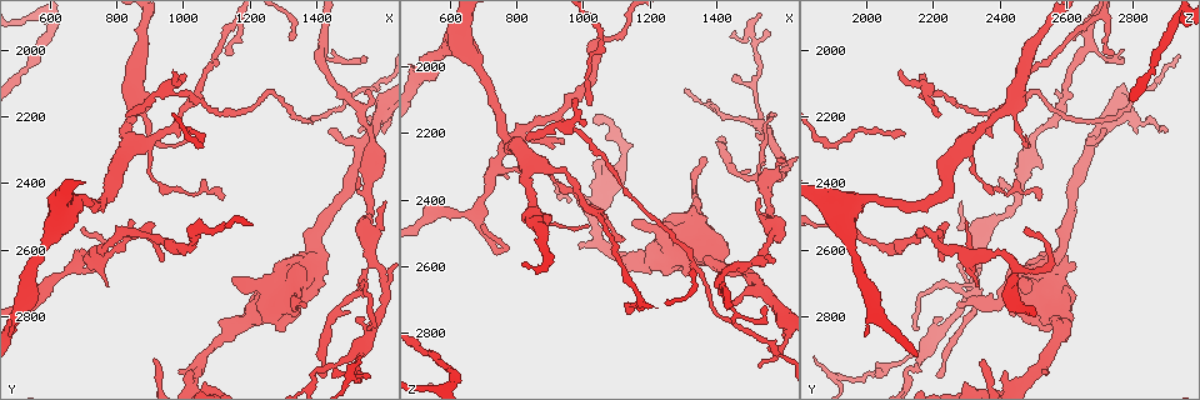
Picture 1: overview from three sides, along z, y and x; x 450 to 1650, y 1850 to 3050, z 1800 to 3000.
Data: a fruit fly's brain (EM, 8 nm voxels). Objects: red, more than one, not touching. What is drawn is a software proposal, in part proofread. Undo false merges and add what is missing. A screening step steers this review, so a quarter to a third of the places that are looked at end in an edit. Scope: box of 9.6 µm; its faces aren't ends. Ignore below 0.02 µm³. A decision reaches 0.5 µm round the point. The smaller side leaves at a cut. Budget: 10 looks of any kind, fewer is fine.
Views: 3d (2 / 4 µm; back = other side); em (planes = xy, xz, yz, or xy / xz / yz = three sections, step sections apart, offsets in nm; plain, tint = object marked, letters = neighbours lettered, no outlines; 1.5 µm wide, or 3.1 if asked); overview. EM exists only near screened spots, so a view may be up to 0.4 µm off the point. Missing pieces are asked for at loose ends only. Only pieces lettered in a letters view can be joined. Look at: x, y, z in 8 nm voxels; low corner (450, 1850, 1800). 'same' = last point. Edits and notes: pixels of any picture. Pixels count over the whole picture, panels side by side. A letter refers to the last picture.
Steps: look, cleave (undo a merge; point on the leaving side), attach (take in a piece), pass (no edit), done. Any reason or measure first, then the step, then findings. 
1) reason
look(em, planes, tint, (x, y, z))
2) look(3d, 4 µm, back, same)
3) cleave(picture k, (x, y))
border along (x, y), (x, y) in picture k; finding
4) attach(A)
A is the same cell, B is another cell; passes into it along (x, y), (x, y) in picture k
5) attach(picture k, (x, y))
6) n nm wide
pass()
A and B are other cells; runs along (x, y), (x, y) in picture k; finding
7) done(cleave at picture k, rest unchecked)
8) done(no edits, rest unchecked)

look(em, xy, step 4, letters, (1130, 2010, 2750))

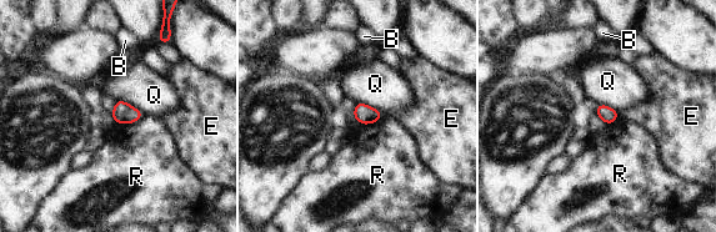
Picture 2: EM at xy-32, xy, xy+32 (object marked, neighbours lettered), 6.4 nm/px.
Q touches over 220 nm
pass()
B, E, Q and R are other cells; border along (617, 112), (619, 119) in picture 2; none of them fits

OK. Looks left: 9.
an open end
look(3d, 4 µm, (1520, 2260, 2890))

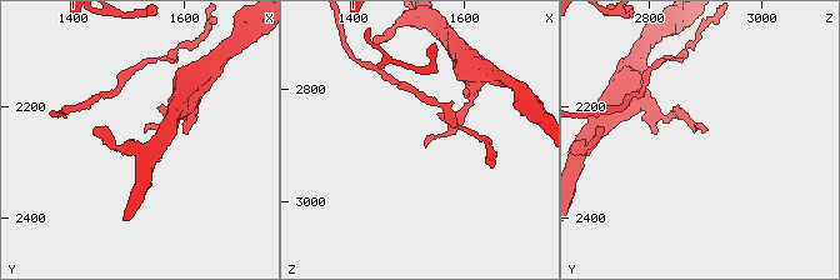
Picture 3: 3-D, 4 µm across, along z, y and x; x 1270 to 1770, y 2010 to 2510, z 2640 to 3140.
now the EM
look(em, xz, step 8, letters, (1530, 2245, 2895))

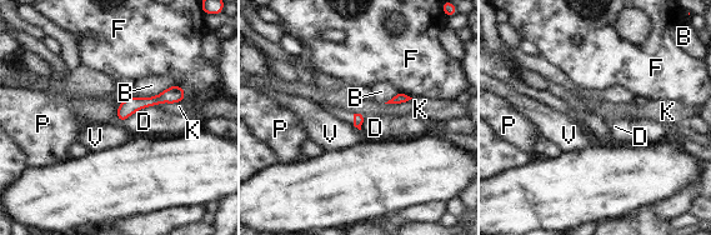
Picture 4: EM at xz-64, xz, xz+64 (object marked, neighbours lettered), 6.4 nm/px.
pass()
B, D, F, K, P and V are other cells; border along (158, 105), (140, 108), (123, 121) in picture 4; none of them fits

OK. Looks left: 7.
thin end
look(em, planes, tint, (1120, 2440, 2520))

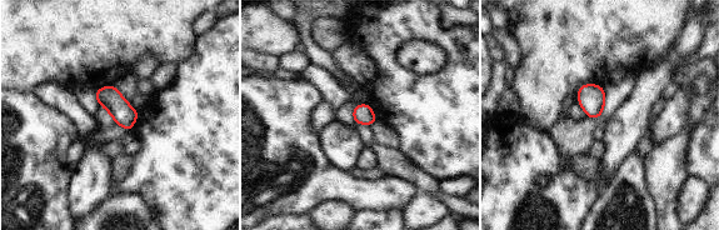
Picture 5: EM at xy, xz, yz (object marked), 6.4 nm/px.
look(em, planes, letters, same)

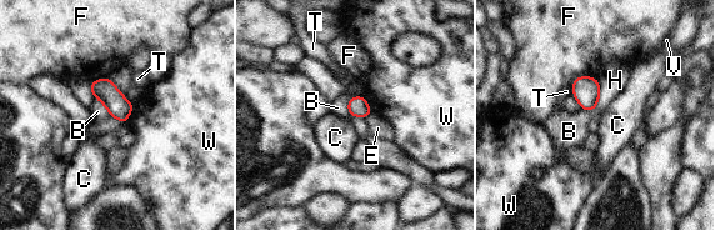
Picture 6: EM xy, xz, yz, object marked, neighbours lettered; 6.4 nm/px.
130 nm wide; F touches over 190 nm
pass()
B, C, E, F, H, T, V and W are other cells; no lettered piece goes on from it

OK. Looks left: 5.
an open end
look(em, planes, letters, (780, 2710, 2330))

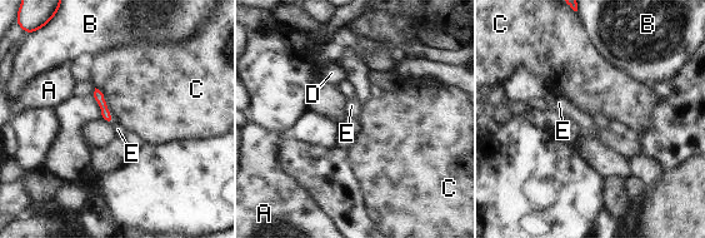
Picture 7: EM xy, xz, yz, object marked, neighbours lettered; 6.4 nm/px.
pass()
A, B, C, D and E are other cells; border along (95, 87), (103, 94), (111, 117) in picture 7; no lettered piece goes on from it

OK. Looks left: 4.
done(no edits, rest unchecked)

